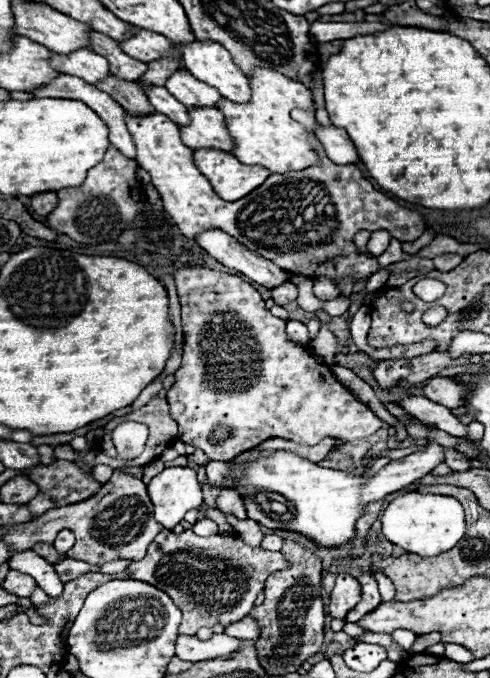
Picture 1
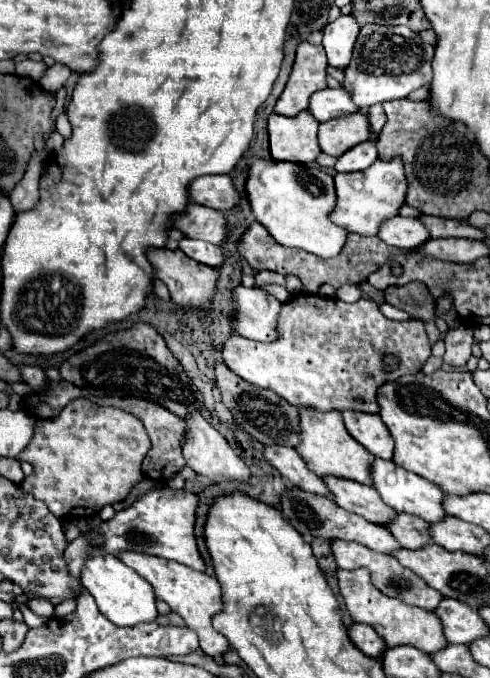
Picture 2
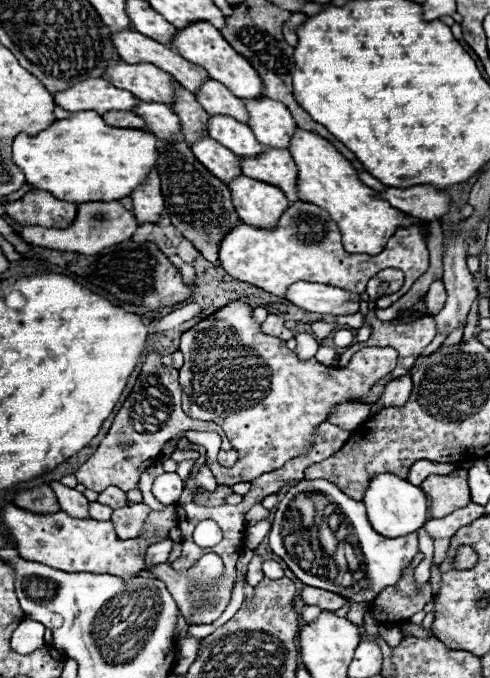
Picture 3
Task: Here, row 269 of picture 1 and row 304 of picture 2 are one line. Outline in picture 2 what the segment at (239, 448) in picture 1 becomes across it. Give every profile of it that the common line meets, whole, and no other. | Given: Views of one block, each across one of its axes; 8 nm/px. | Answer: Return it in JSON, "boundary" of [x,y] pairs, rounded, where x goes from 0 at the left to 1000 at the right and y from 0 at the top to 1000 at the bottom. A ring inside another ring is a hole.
{"boundary":[[[302,366],[302,383],[314,395],[314,404],[343,422],[347,437],[359,448],[371,451],[396,451],[396,454],[424,454],[437,416],[445,410],[445,401],[420,389],[408,389],[392,381],[384,381],[367,366],[343,369],[343,366]]]}

